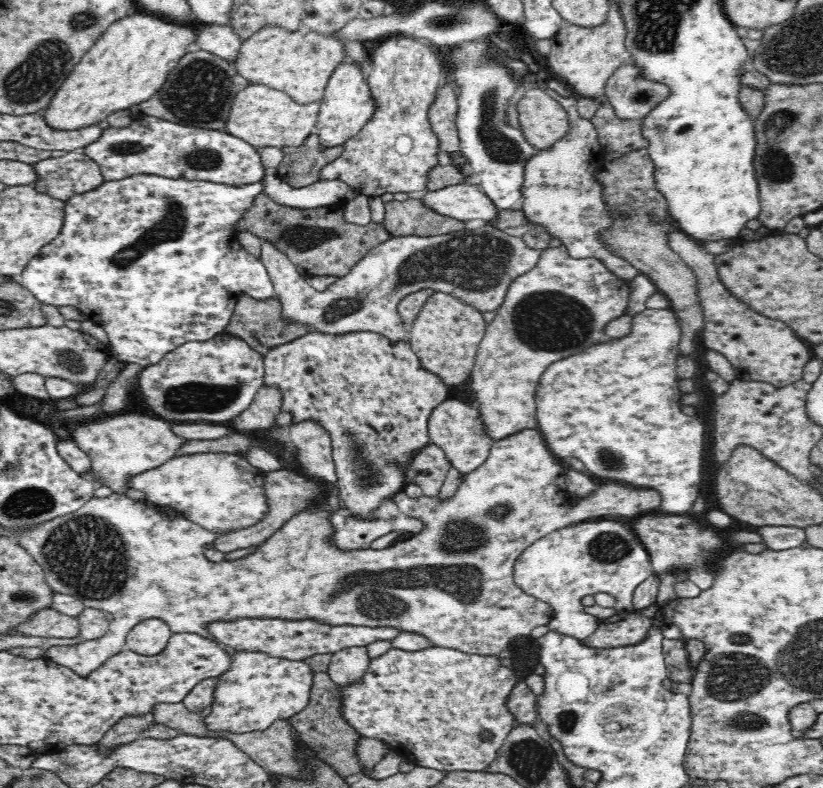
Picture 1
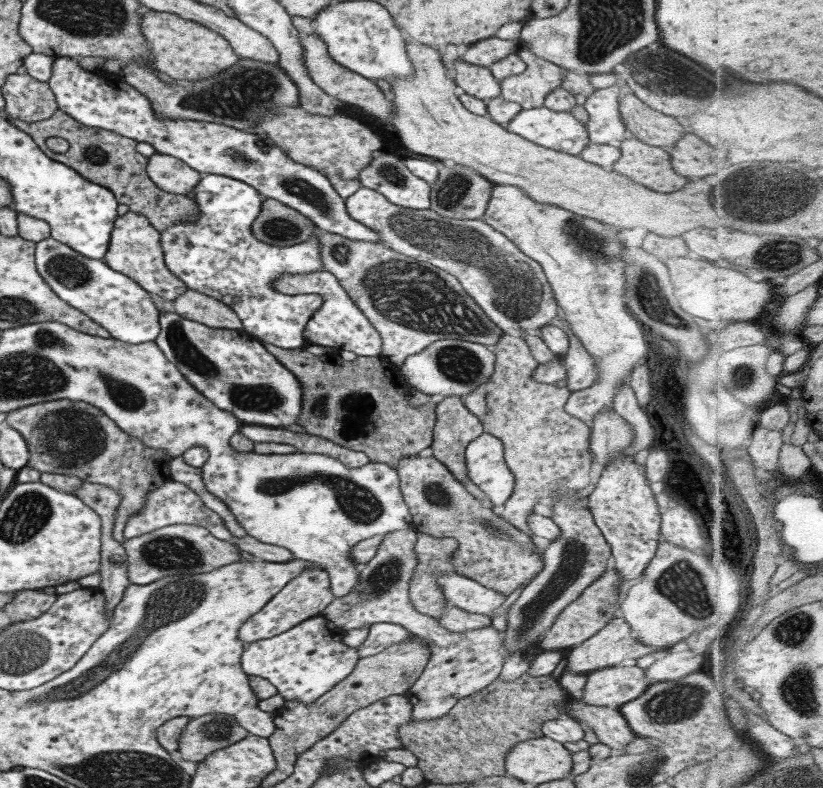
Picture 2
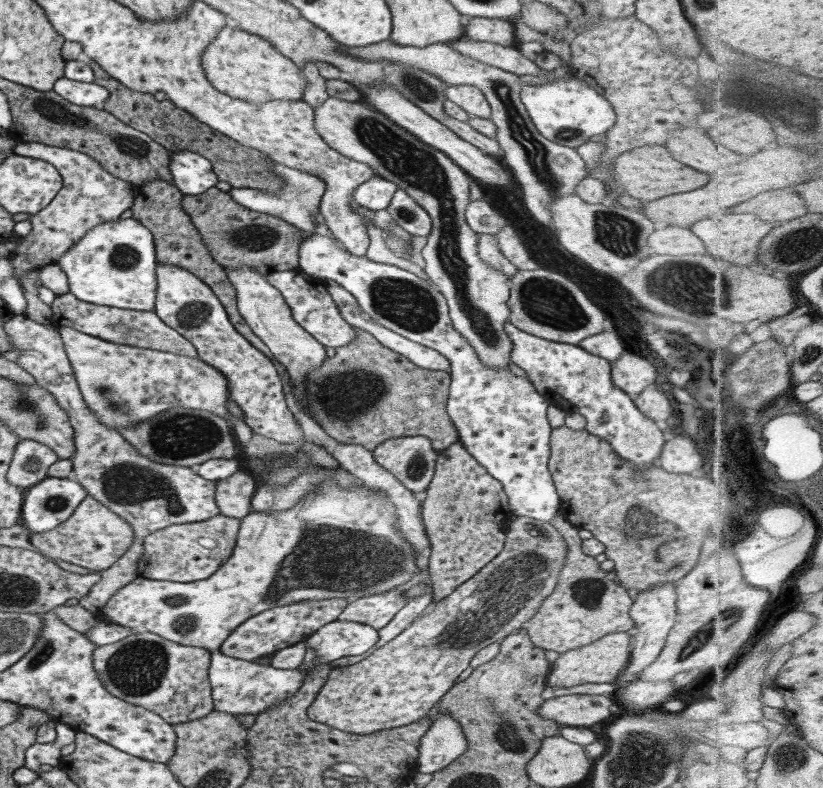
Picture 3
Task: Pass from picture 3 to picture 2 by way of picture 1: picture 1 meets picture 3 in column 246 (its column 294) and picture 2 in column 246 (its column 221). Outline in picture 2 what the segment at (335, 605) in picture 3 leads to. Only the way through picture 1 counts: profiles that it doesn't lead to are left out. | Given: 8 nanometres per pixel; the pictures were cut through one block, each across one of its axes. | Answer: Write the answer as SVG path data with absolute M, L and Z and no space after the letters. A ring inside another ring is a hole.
M316 568L302 570L296 578L289 580L280 592L269 599L256 614L241 624L237 637L244 644L254 640L268 639L286 632L303 620L321 615L324 608L333 600L329 586L328 577L323 570L316 570Z

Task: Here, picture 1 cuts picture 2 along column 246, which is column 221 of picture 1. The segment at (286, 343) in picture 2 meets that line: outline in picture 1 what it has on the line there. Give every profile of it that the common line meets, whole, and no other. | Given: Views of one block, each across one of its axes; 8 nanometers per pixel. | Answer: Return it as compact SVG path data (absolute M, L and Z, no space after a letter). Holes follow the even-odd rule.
M139 174L117 181L104 181L94 190L84 194L75 194L66 203L66 220L60 234L50 244L40 249L40 254L28 262L27 267L17 278L41 303L52 306L74 306L89 320L102 326L107 332L109 346L117 361L136 362L142 367L158 364L172 350L185 342L206 342L218 337L230 324L232 313L240 295L248 295L257 301L265 301L275 296L273 287L264 265L239 243L234 231L236 222L242 219L244 212L252 207L254 198L262 192L262 182L255 185L230 186L199 180L173 179L152 174Z

